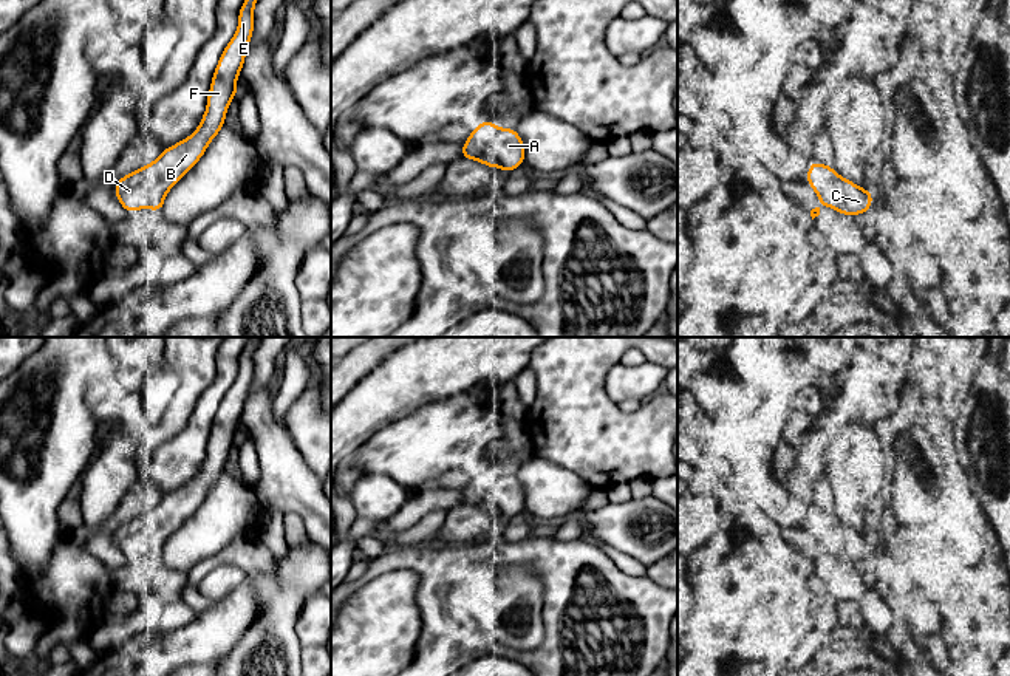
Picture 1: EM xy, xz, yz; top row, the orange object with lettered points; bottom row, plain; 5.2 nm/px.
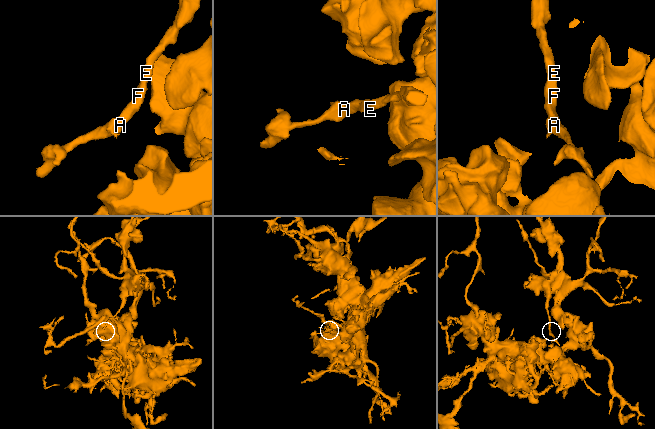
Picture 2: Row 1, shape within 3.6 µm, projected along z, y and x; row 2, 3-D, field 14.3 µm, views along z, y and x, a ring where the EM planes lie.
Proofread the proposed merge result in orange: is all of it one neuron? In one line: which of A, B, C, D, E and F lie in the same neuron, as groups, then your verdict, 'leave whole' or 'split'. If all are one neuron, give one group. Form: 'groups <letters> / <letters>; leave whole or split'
groups A B C D E F; leave whole

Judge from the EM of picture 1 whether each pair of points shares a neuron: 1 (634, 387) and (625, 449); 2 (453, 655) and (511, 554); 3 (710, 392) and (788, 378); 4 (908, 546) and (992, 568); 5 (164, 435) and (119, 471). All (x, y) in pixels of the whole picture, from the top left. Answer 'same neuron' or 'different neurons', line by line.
1: different neurons
2: same neuron
3: same neuron
4: same neuron
5: same neuron

